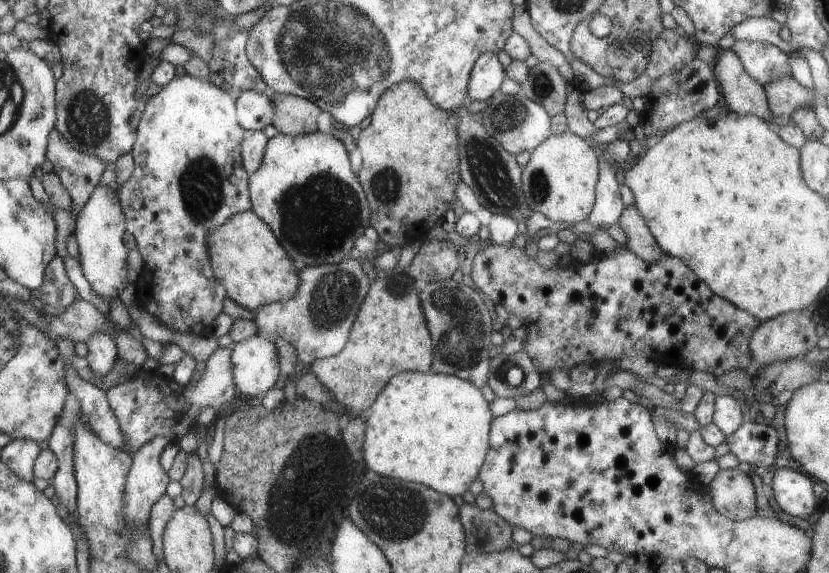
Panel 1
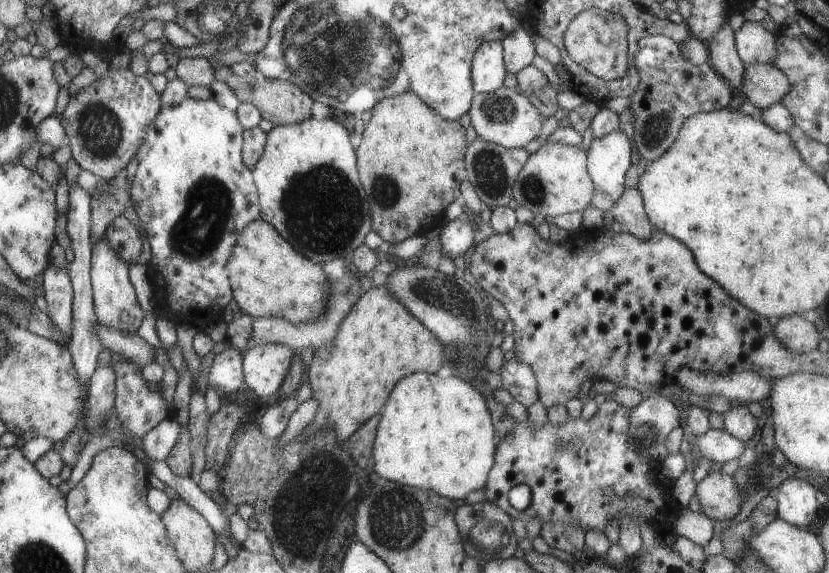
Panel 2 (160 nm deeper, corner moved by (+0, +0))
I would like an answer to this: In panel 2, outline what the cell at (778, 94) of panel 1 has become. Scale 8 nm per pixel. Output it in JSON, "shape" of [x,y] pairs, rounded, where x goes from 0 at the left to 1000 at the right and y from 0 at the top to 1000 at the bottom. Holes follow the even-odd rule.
{"shape":[[[906,110],[895,126],[893,157],[899,175],[913,188],[923,188],[948,164],[953,145],[948,127],[932,112]]]}

